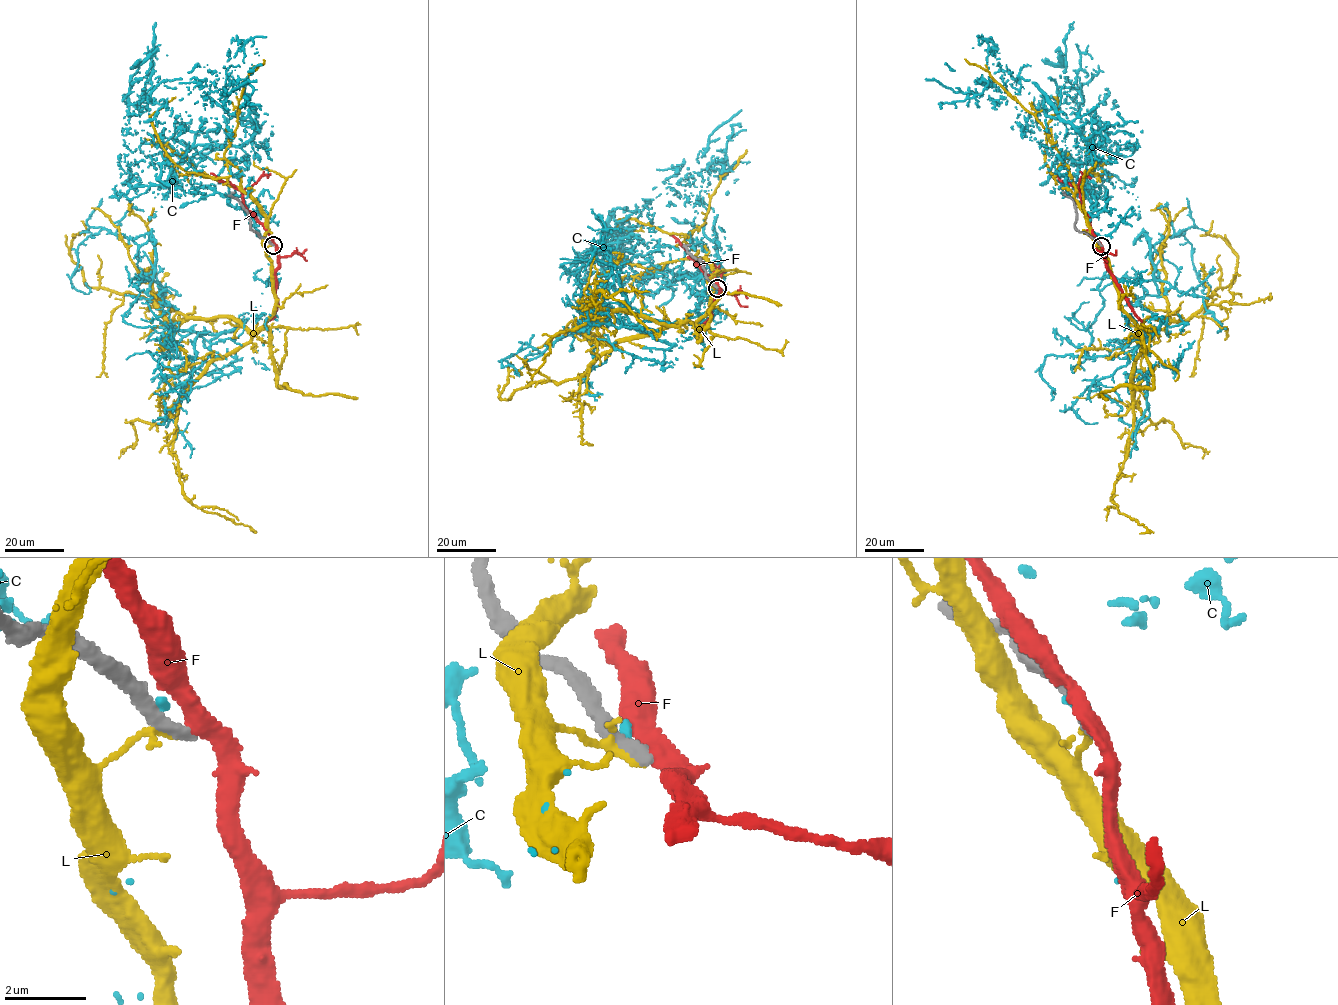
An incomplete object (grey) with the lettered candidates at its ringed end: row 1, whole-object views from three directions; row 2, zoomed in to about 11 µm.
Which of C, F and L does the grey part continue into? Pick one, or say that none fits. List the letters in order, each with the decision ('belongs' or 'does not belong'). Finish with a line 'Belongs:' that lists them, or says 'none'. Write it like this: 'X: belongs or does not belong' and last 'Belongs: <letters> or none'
C: does not belong
F: does not belong
L: does not belong
Belongs: none

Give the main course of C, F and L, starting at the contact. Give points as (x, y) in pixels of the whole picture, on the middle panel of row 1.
C: (715, 286), (637, 250), (580, 330), (603, 296), (644, 332), (624, 296), (646, 328), (591, 325), (575, 293)
F: (717, 288), (718, 283), (712, 276), (694, 264), (679, 242), (669, 234)
L: (716, 288), (694, 322), (623, 338), (579, 378), (531, 383), (501, 399), (508, 374), (517, 375)

